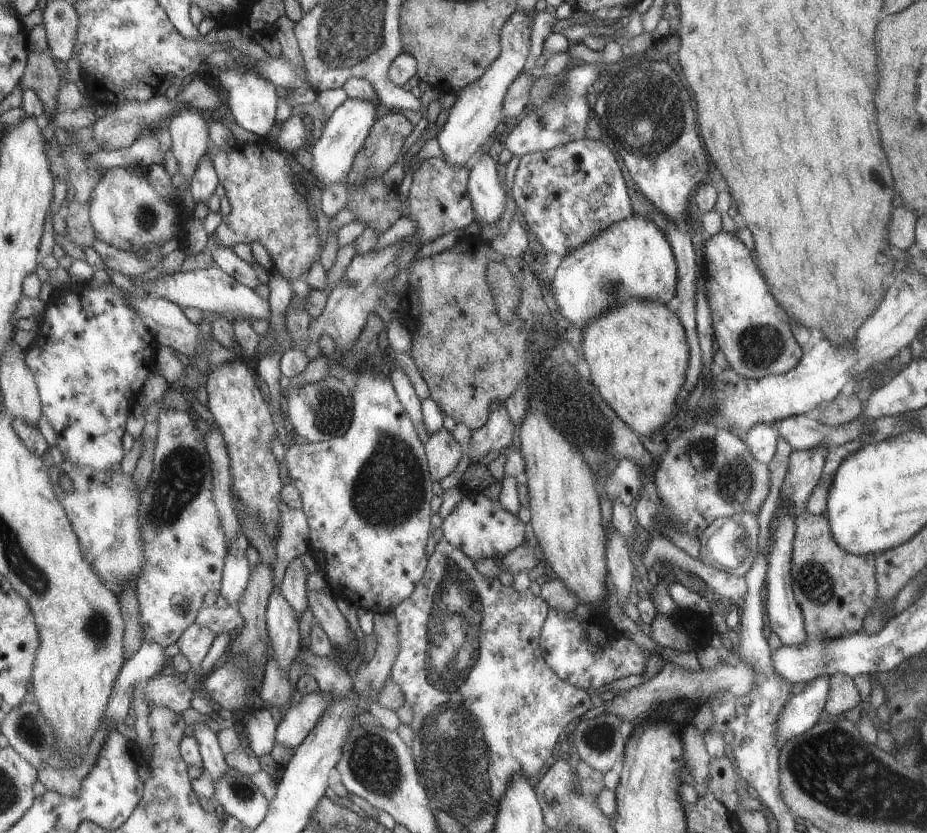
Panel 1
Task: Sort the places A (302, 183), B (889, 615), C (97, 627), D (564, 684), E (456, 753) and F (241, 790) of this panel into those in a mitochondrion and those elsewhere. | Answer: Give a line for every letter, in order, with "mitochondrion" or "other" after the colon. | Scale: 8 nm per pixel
A: other
B: other
C: mitochondrion
D: other
E: mitochondrion
F: mitochondrion

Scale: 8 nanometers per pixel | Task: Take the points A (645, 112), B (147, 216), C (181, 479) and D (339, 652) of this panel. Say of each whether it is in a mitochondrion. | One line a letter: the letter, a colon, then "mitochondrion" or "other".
A: mitochondrion
B: mitochondrion
C: mitochondrion
D: other

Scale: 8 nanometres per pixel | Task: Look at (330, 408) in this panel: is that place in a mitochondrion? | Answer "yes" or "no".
yes

